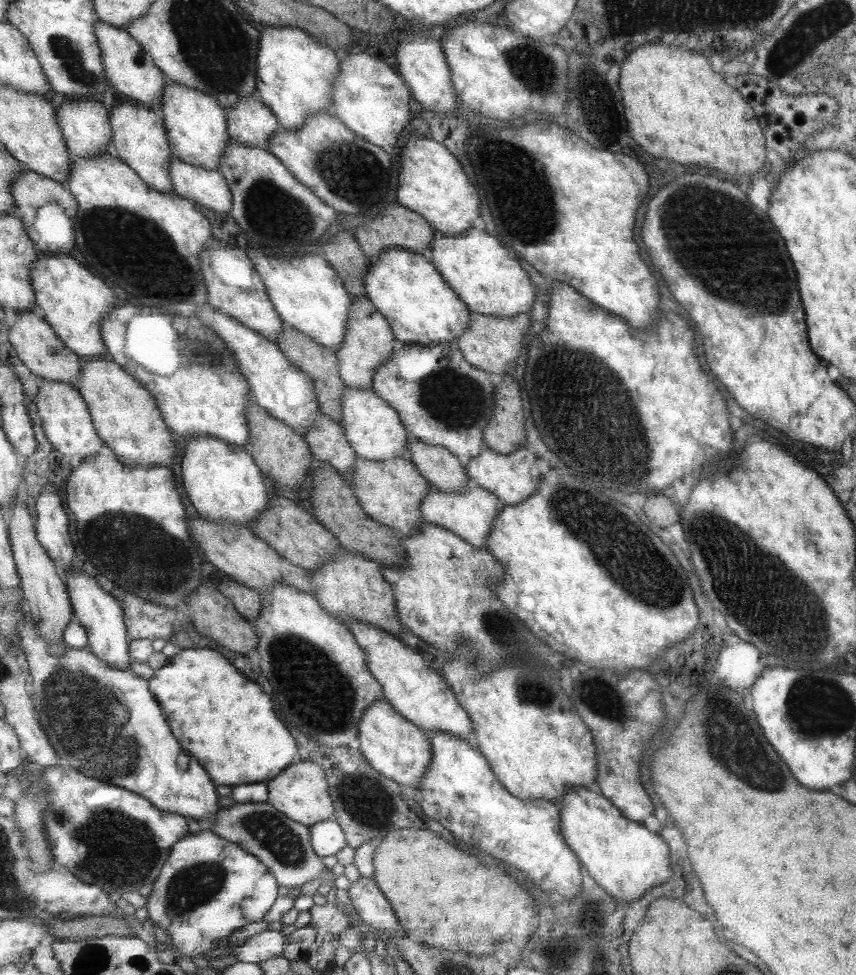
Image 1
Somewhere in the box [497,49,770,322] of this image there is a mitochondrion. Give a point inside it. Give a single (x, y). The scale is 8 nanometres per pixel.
(543, 225)

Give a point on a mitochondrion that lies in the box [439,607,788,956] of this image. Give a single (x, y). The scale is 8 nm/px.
(499, 630)

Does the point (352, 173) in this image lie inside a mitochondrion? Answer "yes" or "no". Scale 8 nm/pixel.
yes

